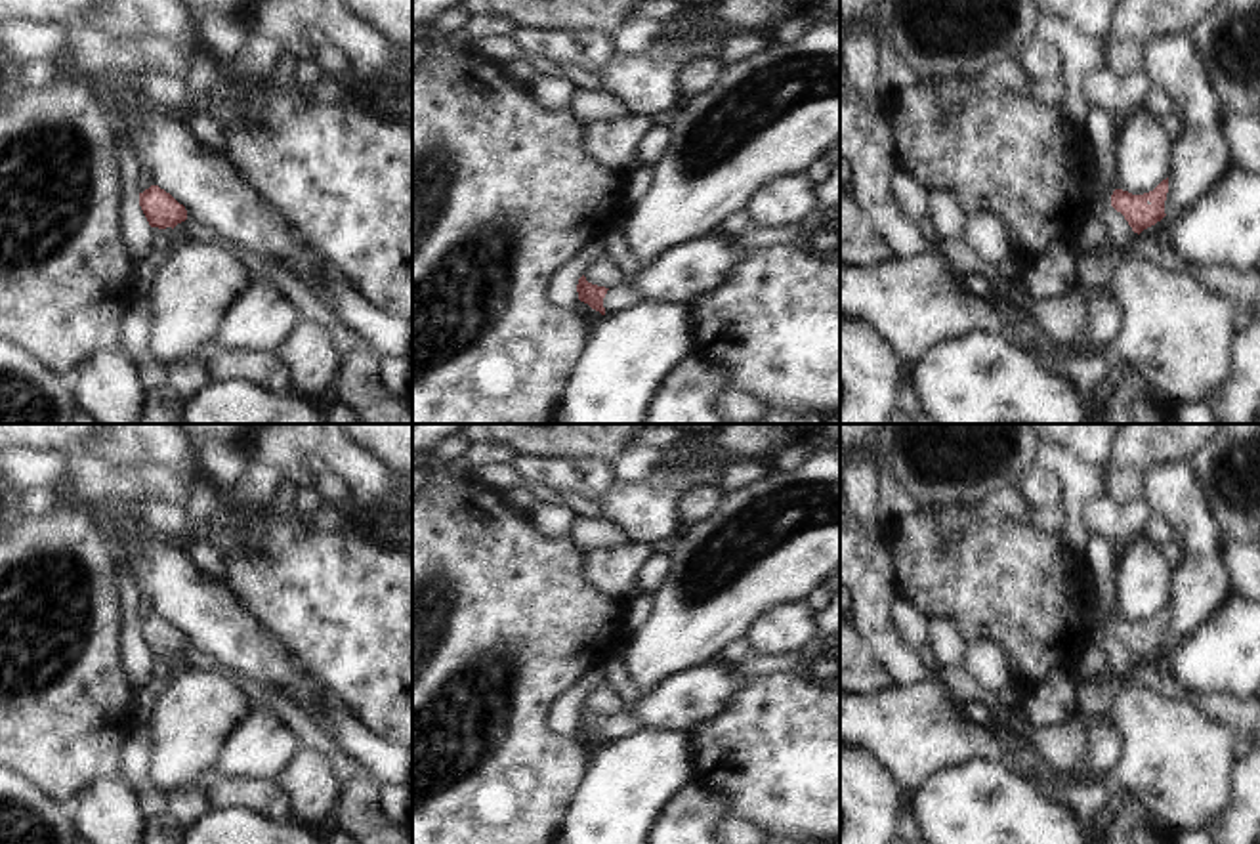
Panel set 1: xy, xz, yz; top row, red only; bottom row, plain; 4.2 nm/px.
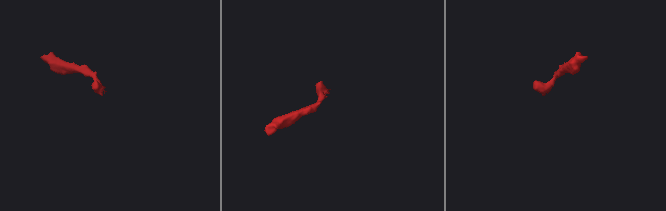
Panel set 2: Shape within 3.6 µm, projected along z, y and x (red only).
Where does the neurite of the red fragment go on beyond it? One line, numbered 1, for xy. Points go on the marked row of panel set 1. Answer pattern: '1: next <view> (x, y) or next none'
1: next none

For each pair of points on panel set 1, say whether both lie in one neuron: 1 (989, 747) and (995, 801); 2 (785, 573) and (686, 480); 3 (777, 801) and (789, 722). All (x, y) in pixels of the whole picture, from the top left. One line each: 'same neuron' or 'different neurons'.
1: different neurons
2: different neurons
3: same neuron

